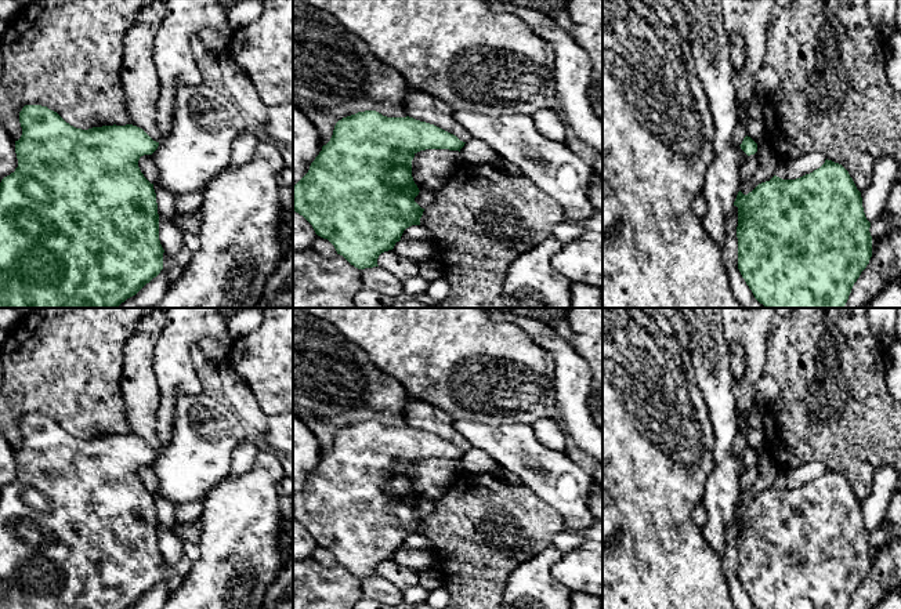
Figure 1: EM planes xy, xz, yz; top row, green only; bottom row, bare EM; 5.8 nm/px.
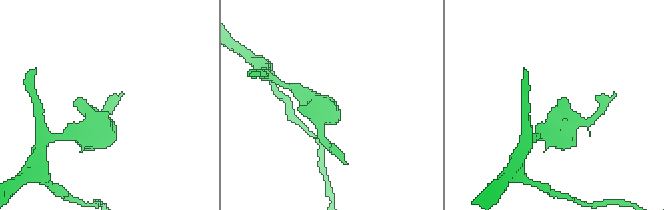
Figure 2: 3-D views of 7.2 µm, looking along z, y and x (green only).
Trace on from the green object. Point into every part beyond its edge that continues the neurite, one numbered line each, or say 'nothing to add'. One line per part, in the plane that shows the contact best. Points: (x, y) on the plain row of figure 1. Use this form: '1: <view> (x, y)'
nothing to add

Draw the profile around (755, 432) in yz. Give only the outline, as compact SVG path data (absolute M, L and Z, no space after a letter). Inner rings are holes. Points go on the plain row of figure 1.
M752 405L745 414L743 434L746 445L750 446L756 453L766 449L766 428L763 424L764 412L761 407Z

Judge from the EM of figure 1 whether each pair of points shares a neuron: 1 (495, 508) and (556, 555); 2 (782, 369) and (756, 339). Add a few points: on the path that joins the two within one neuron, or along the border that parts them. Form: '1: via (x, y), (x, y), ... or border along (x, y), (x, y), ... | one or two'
1: border along (553, 543), (517, 564) | two
2: border along (770, 330), (766, 339), (766, 365), (763, 372) | two

